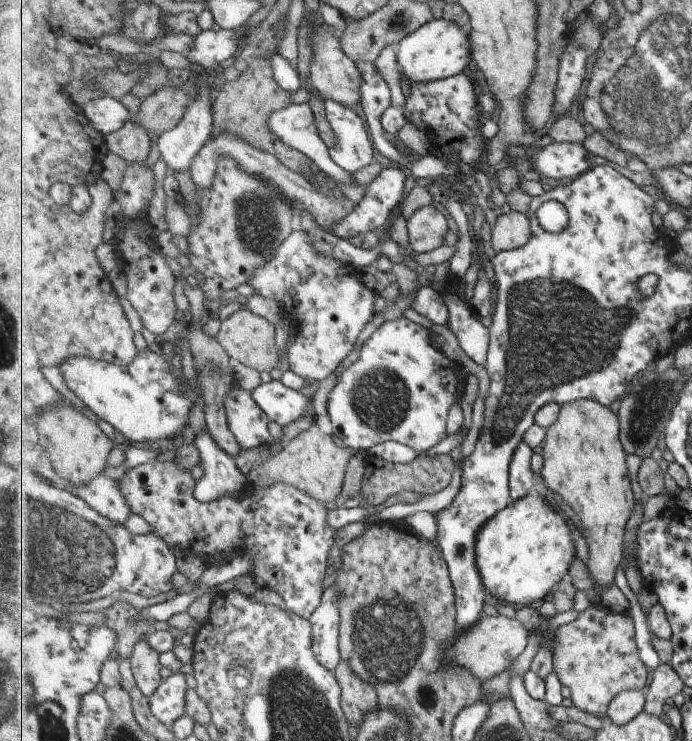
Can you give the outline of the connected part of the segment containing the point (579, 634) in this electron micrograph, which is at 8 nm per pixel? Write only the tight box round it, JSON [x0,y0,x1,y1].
[553,605,651,717]

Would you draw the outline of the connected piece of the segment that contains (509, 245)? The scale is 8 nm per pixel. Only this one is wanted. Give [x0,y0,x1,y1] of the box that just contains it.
[491,211,532,253]

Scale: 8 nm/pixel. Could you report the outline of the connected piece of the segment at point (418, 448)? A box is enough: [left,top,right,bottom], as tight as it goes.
[327,316,463,455]

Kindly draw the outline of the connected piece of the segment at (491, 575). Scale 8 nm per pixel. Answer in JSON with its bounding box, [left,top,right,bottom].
[477,492,577,607]

